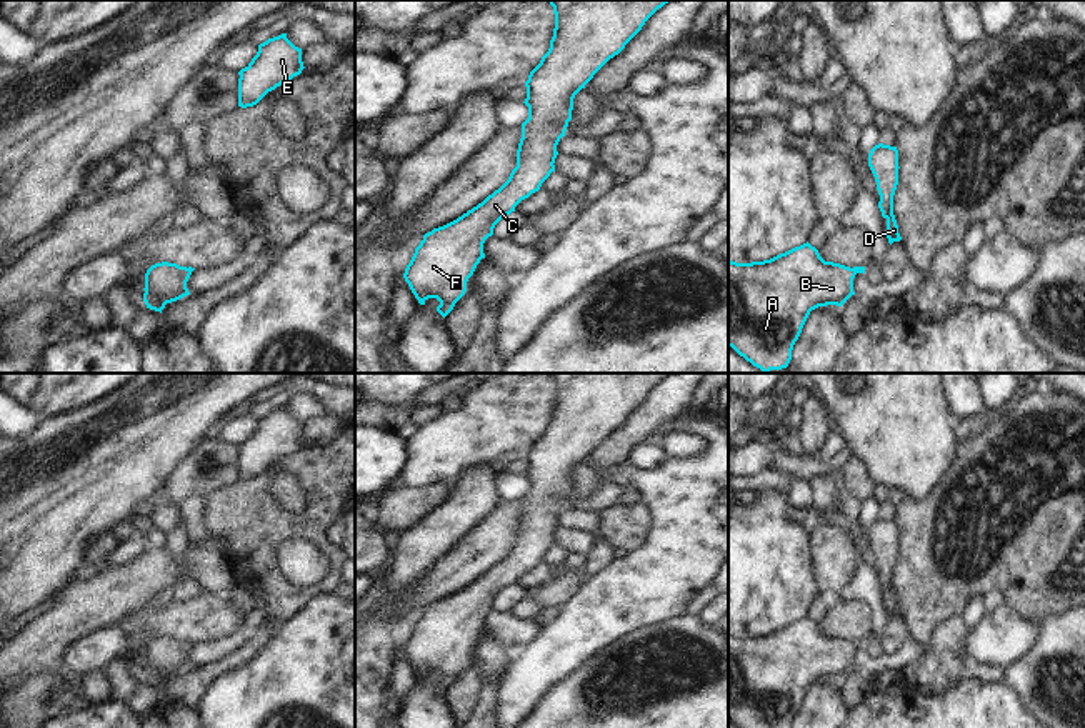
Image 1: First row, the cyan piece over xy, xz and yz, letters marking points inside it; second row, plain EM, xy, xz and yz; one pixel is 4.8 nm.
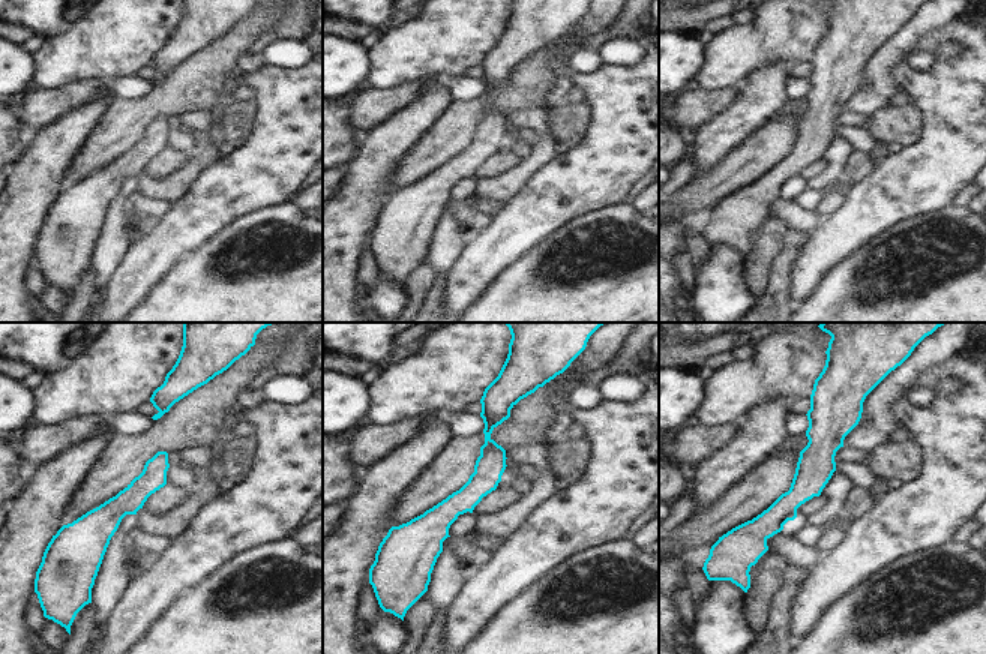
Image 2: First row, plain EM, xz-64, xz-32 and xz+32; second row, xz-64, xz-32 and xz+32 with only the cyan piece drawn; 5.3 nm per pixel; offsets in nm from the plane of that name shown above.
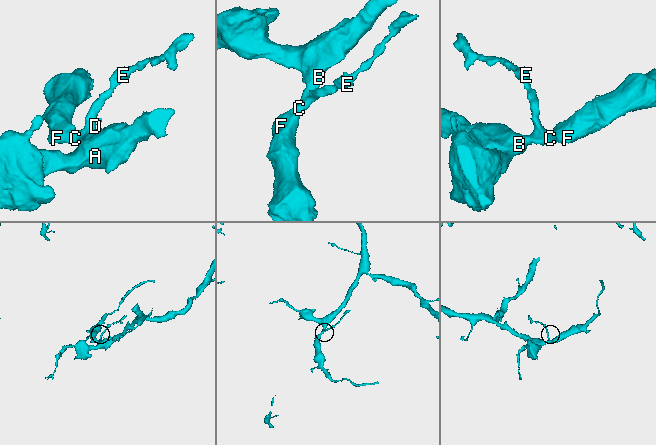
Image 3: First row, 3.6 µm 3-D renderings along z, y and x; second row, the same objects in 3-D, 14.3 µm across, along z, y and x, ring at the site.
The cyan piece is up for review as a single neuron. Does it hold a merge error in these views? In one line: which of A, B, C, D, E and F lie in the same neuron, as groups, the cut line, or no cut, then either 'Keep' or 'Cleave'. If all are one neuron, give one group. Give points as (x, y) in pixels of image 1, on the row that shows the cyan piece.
Groups: A B C D E F. No split. Keep

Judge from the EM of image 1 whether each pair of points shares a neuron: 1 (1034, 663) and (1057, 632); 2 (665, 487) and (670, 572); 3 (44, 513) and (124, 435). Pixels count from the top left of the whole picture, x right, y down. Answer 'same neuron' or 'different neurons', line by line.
1: same neuron
2: same neuron
3: same neuron

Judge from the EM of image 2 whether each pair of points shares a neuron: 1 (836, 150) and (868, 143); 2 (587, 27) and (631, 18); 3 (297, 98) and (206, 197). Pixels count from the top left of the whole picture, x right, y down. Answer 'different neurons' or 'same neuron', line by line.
1: different neurons
2: different neurons
3: same neuron

